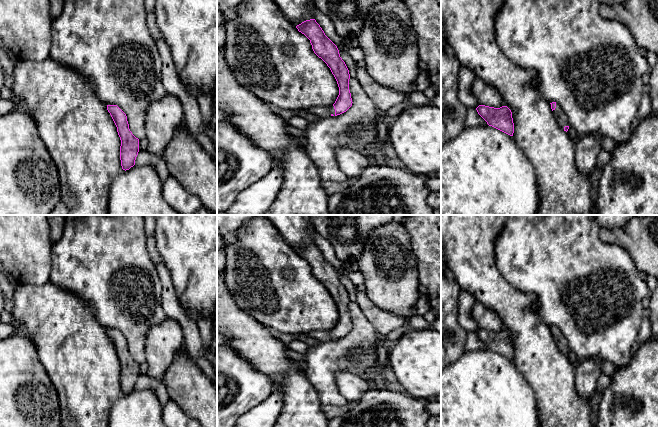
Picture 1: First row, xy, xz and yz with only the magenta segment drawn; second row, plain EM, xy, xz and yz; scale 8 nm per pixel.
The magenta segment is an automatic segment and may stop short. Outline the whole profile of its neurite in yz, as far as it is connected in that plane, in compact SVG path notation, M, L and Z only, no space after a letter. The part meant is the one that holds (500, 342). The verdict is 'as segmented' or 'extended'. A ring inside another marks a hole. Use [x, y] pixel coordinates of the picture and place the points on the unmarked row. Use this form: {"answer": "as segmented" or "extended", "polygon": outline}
{"answer": "as segmented", "polygon": "M479 329L476 334L489 350L513 360L514 347L512 336L507 330L494 332L485 329Z"}

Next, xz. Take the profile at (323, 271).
{"answer": "extended", "polygon": "M315 243L306 244L296 252L310 264L314 277L330 292L339 311L339 319L333 329L316 330L307 335L321 343L346 336L353 327L349 314L350 298L345 286L340 281L337 270L325 259Z"}

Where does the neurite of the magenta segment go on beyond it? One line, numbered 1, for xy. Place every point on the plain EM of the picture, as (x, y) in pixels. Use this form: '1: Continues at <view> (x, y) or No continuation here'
1: No continuation here

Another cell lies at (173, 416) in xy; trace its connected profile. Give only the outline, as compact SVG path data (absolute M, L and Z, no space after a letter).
M169 400L163 406L163 421L166 427L201 427L199 422L189 417L175 402Z

